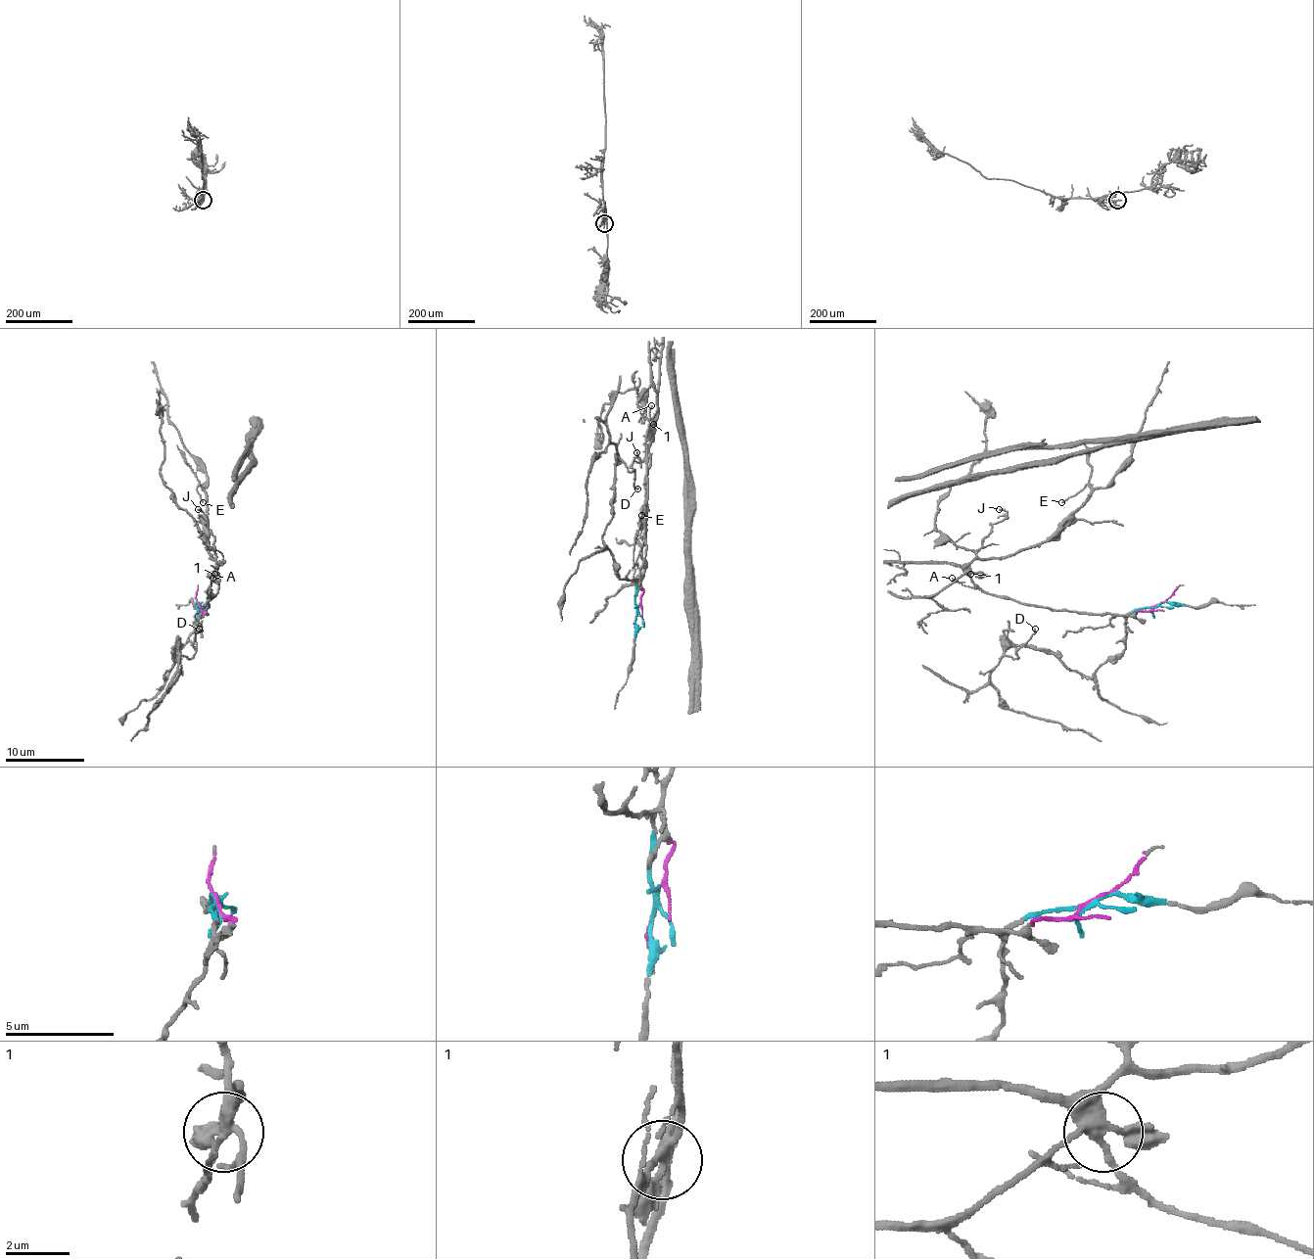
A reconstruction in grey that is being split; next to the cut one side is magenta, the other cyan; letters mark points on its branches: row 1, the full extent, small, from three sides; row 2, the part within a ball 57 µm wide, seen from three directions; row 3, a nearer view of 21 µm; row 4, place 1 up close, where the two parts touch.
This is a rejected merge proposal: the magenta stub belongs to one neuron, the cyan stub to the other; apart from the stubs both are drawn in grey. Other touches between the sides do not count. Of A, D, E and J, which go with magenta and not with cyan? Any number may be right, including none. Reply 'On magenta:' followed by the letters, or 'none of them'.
On magenta: A, E, J

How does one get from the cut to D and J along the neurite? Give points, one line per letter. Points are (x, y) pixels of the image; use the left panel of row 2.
D: (199, 605), (195, 630), (173, 669), (164, 676), (173, 665), (175, 646), (181, 654), (191, 656), (199, 629)
J: (199, 605), (205, 611), (201, 615), (207, 613), (207, 593), (214, 576), (214, 536), (203, 512), (197, 508)

